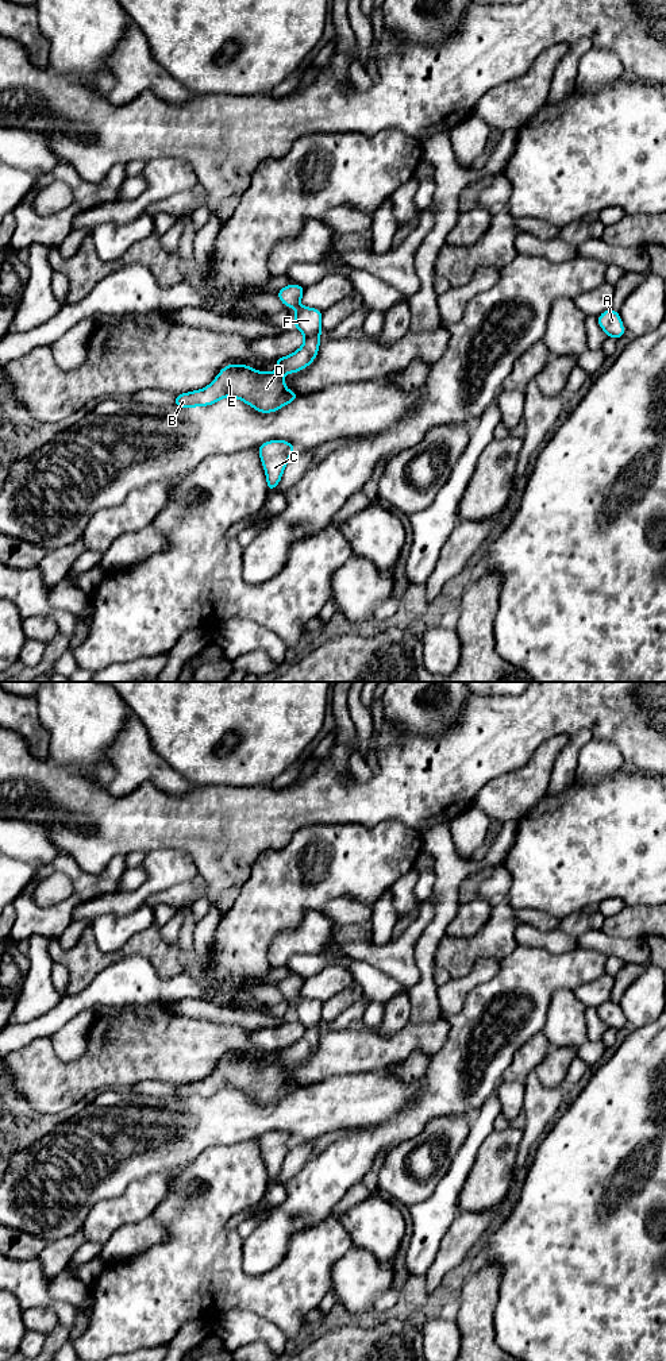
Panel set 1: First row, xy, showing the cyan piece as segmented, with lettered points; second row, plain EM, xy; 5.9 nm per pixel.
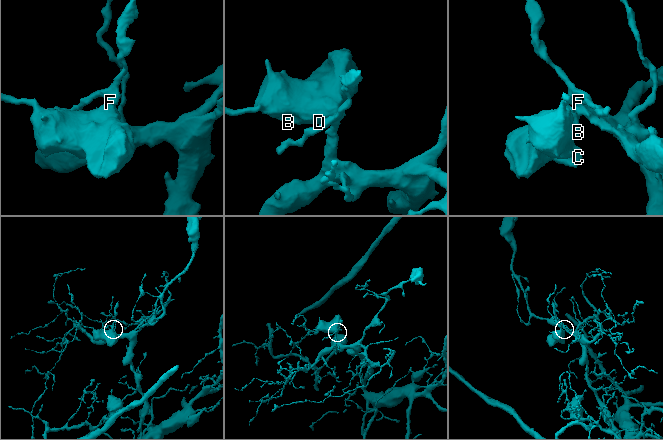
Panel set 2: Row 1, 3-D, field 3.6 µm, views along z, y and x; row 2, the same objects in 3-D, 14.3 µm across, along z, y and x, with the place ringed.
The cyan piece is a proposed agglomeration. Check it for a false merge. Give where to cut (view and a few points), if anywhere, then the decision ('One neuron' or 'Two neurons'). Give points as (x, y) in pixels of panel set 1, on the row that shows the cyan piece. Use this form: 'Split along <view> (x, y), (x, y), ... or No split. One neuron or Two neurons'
No split. One neuron

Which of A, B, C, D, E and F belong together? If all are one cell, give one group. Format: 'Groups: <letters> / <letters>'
Groups: A B C D E F

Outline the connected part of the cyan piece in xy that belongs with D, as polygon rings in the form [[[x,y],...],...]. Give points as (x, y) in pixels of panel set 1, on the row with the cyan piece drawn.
[[[290,284],[276,293],[286,308],[297,309],[293,325],[305,338],[304,344],[293,354],[273,361],[278,367],[277,371],[257,371],[249,365],[231,363],[224,366],[207,388],[178,394],[173,406],[193,409],[199,405],[213,405],[224,397],[234,397],[259,413],[273,413],[297,400],[300,394],[285,386],[284,375],[299,373],[315,361],[323,329],[323,312],[300,305],[305,289]]]

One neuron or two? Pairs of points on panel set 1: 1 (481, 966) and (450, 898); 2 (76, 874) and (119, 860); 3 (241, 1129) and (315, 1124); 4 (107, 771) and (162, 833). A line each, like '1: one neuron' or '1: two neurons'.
1: two neurons
2: one neuron
3: one neuron
4: two neurons

